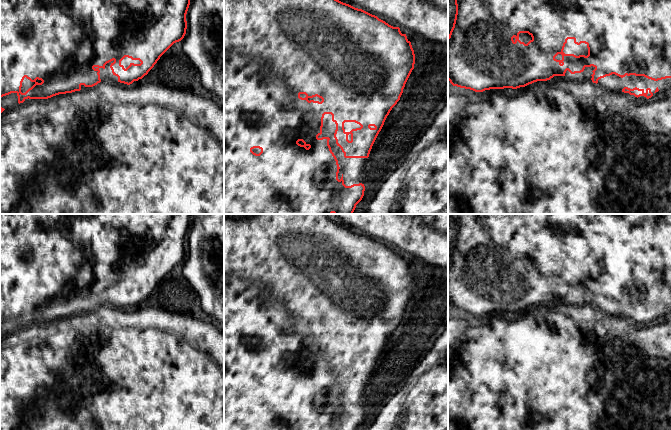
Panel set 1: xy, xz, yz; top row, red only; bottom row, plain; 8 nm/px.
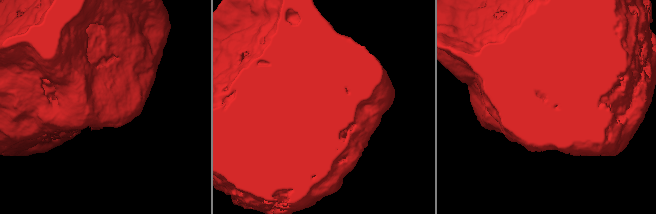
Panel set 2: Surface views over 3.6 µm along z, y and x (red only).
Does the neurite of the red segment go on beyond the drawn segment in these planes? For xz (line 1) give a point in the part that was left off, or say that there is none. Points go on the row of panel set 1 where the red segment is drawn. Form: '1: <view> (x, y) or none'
1: none

